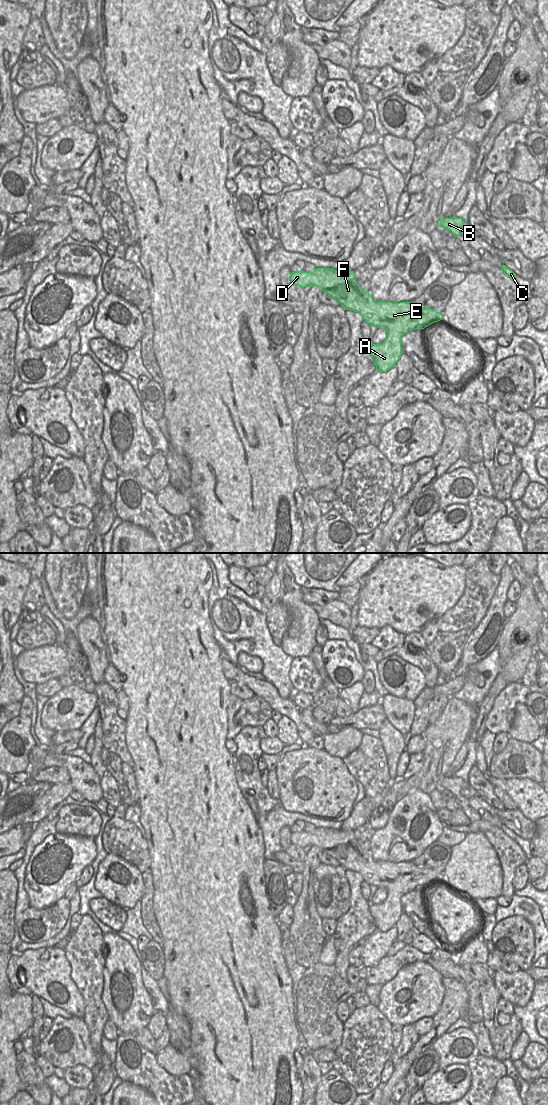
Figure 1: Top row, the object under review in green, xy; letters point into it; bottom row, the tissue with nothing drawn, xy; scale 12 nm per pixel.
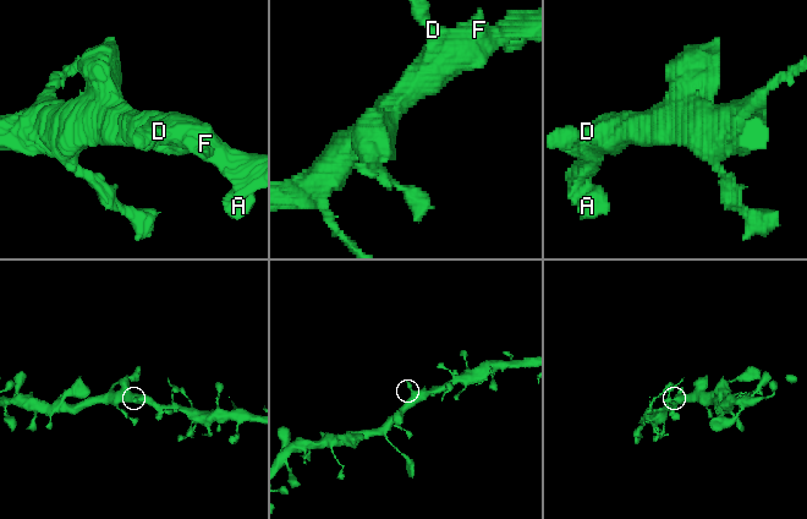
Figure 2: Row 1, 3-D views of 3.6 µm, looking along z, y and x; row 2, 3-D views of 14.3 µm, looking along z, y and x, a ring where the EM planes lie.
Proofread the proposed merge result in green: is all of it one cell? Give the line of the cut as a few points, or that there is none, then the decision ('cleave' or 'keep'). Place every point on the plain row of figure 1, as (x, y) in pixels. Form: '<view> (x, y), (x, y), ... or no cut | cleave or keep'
no cut | keep

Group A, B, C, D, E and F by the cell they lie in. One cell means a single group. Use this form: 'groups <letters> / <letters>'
groups A B C D E F

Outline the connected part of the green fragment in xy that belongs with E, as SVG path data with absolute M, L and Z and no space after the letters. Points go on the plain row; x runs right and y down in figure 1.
M316 828L313 832L291 832L291 843L301 848L318 846L329 856L335 858L346 870L358 872L370 886L384 887L387 898L382 904L371 904L369 911L377 931L387 932L400 919L403 909L401 897L417 888L424 889L432 883L442 880L443 874L431 868L417 866L412 862L377 862L364 851L355 839L354 831L334 830L332 828Z

